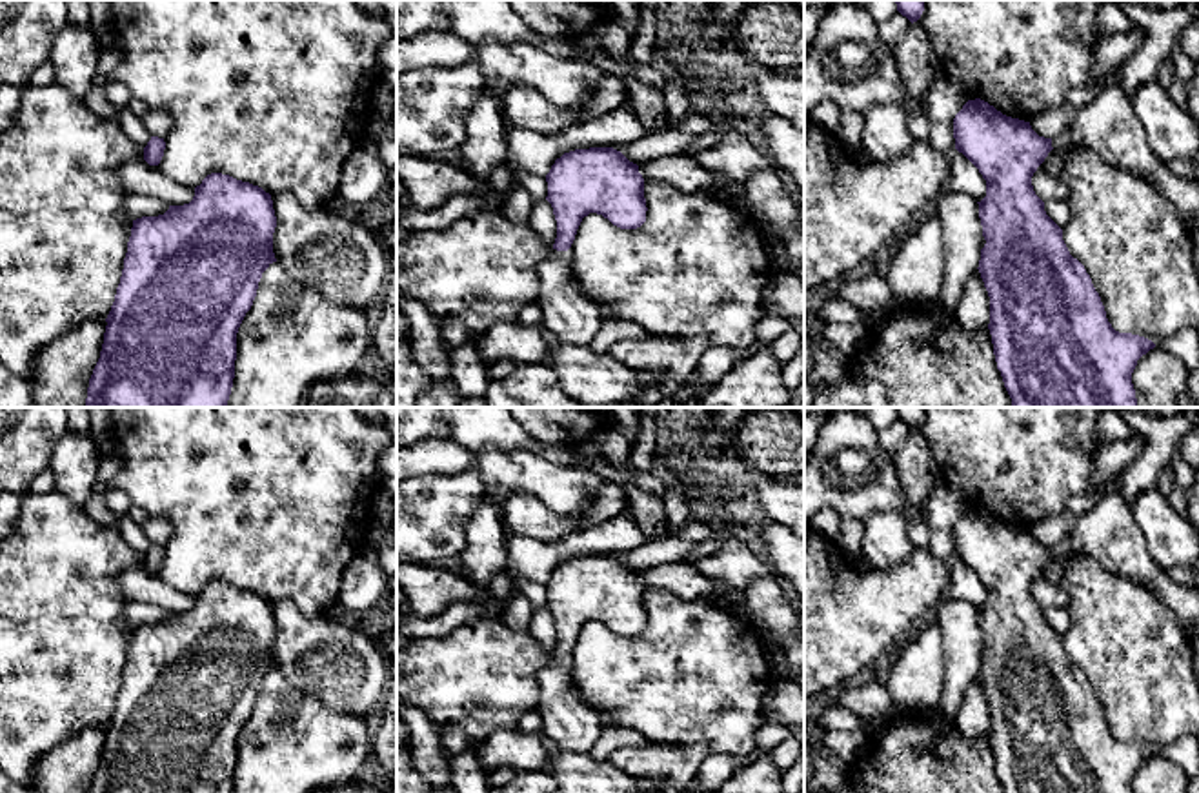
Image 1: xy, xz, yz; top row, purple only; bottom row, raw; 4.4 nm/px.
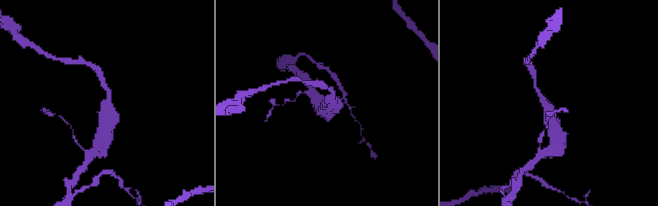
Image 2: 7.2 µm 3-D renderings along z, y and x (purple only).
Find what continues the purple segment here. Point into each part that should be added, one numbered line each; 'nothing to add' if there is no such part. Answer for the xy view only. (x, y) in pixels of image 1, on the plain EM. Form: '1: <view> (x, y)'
nothing to add

